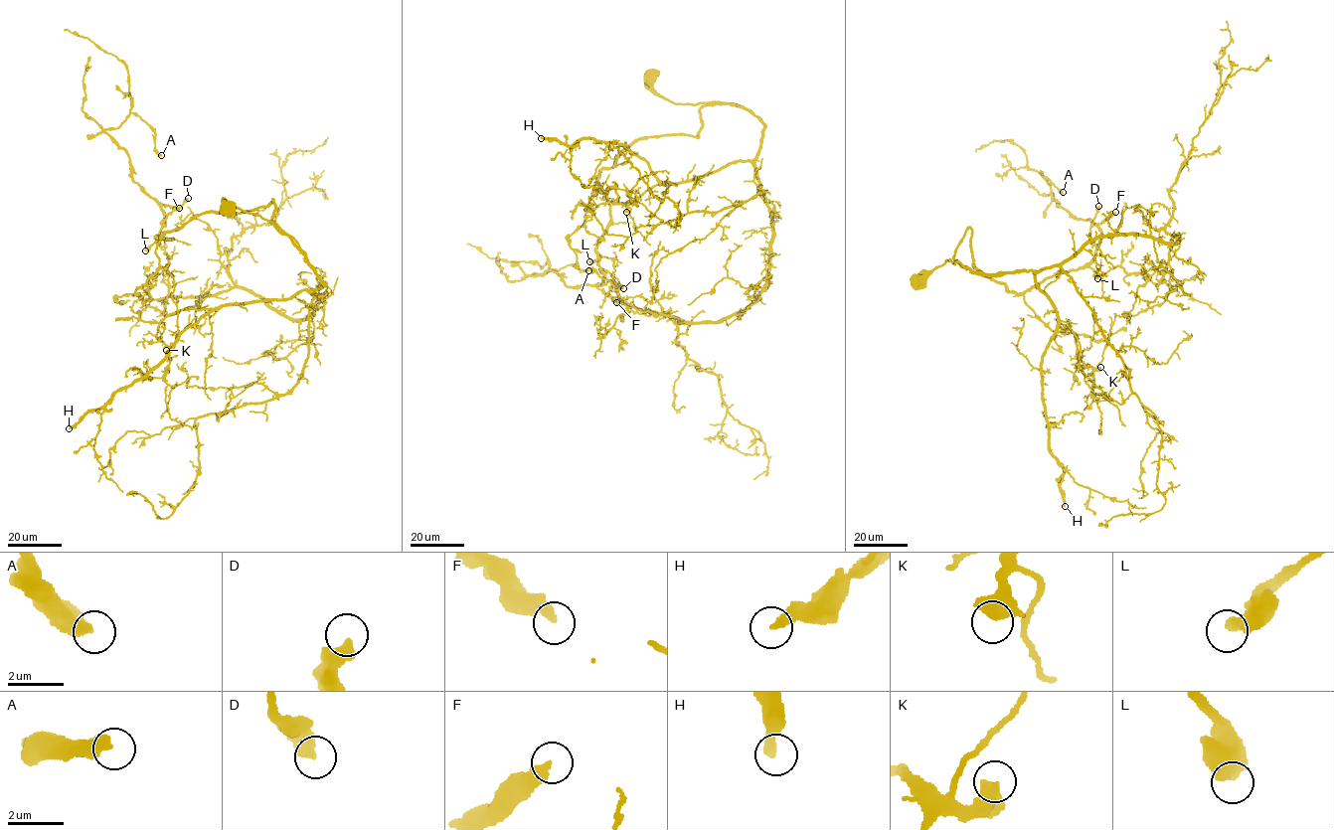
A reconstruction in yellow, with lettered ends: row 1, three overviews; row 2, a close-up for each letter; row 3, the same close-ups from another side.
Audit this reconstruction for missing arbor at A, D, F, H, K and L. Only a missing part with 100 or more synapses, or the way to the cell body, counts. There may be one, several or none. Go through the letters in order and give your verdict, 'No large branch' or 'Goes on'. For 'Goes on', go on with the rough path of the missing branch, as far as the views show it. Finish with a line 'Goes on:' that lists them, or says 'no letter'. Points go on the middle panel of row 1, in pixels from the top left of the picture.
A: No large branch
D: No large branch
F: No large branch
H: Goes on. Course of what is missing: (541, 138), (505, 125), (452, 122), (431, 77), (448, 106), (419, 93)
K: No large branch
L: Goes on. Course of what is missing: (589, 261), (553, 256), (515, 261), (502, 251), (476, 249), (431, 251), (423, 260), (435, 261)
Goes on: H, L

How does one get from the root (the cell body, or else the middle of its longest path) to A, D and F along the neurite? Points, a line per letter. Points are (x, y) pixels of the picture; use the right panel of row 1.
A: (918, 281), (969, 229), (972, 266), (1009, 291), (1084, 267), (1100, 230), (1063, 192)
D: (918, 281), (946, 259), (954, 263), (970, 229), (972, 266), (1024, 293), (1090, 260), (1098, 206)
F: (918, 281), (946, 259), (954, 263), (970, 229), (972, 266), (1024, 293), (1084, 266), (1097, 226), (1115, 212)

